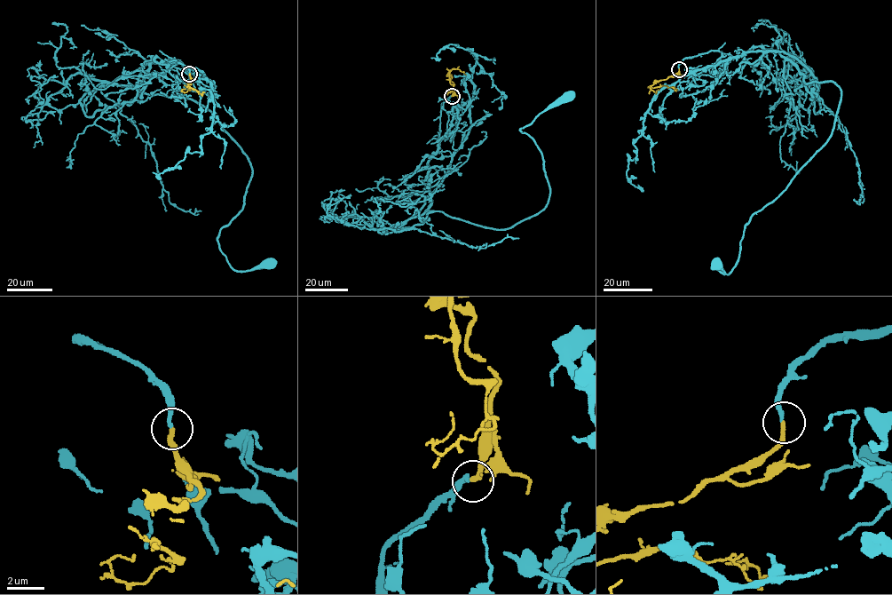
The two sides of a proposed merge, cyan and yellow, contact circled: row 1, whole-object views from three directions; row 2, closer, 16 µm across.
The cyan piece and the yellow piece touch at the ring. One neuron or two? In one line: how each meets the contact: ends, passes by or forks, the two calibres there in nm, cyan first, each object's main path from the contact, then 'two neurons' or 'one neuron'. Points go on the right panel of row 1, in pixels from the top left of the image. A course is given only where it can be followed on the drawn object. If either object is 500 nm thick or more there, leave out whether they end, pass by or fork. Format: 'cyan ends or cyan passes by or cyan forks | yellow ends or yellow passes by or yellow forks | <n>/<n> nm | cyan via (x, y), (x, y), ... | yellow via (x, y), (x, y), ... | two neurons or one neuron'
cyan ends | yellow ends | 200/240 nm | cyan via (679, 68), (712, 51), (776, 50), (841, 96), (829, 138), (745, 225), (736, 265), (716, 265) | yellow via (679, 69), (651, 86), (675, 90), (670, 87) | one neuron

